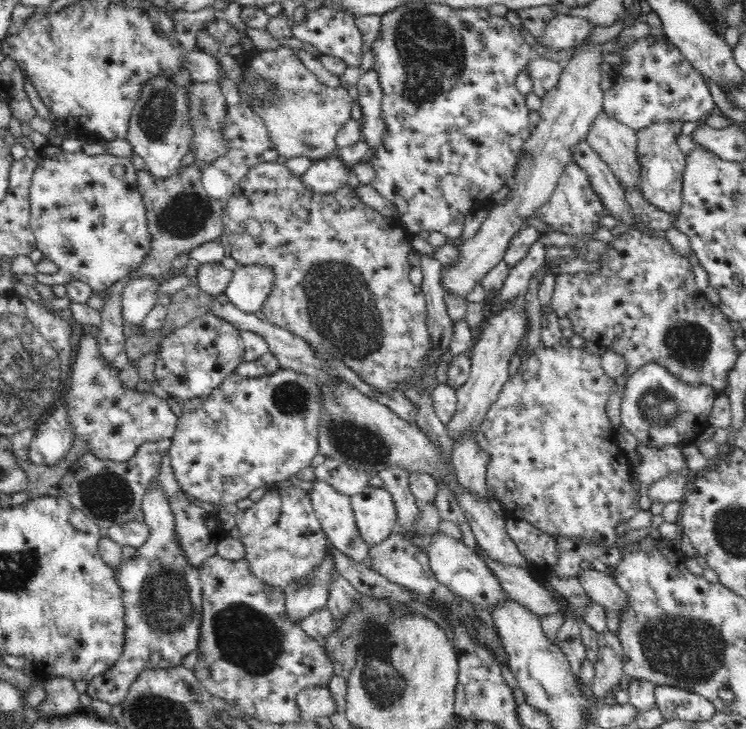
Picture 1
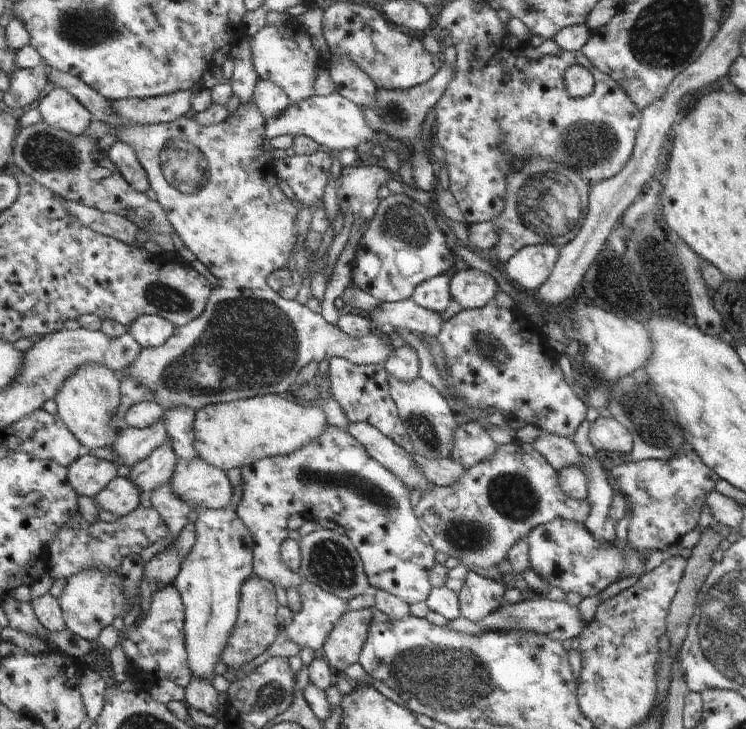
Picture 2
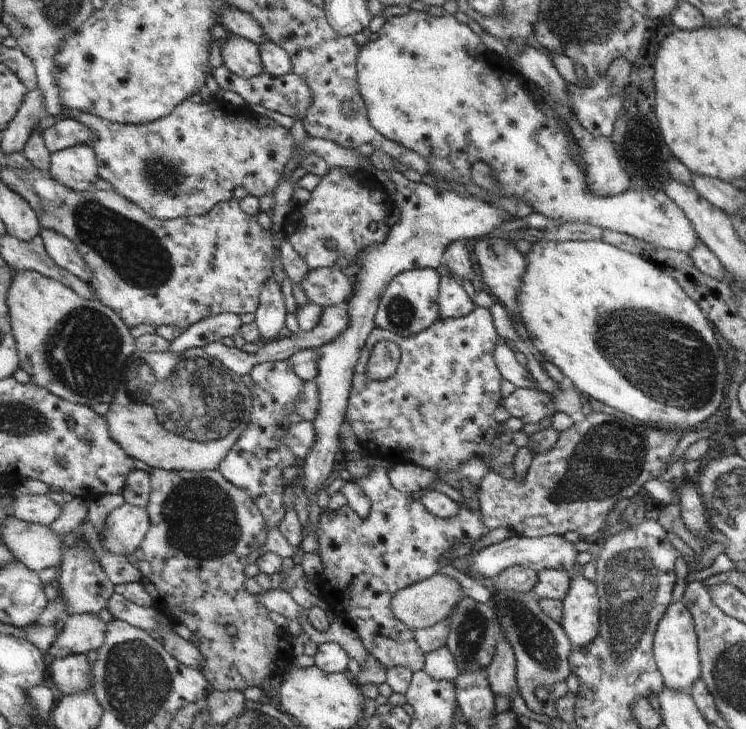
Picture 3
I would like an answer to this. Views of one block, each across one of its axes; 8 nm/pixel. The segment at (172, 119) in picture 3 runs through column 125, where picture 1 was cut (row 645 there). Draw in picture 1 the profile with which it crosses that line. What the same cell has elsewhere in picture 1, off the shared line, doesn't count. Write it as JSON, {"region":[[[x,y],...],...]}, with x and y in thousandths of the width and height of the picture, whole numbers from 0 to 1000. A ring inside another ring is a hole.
{"region":[[[204,661],[198,664],[193,680],[190,680],[190,702],[196,708],[196,722],[201,724],[201,738],[185,752],[185,760],[177,768],[166,768],[155,779],[155,793],[166,809],[166,834],[169,834],[169,883],[166,883],[166,897],[164,903],[153,911],[150,919],[142,925],[126,930],[118,938],[118,952],[126,960],[145,963],[147,968],[166,966],[166,957],[172,952],[174,938],[185,925],[196,916],[233,916],[244,914],[244,905],[263,894],[265,875],[268,875],[268,856],[271,856],[271,796],[268,796],[268,779],[257,776],[249,771],[239,741],[236,741],[236,722],[231,711],[231,700],[225,691],[223,672],[217,669],[217,661]]]}

